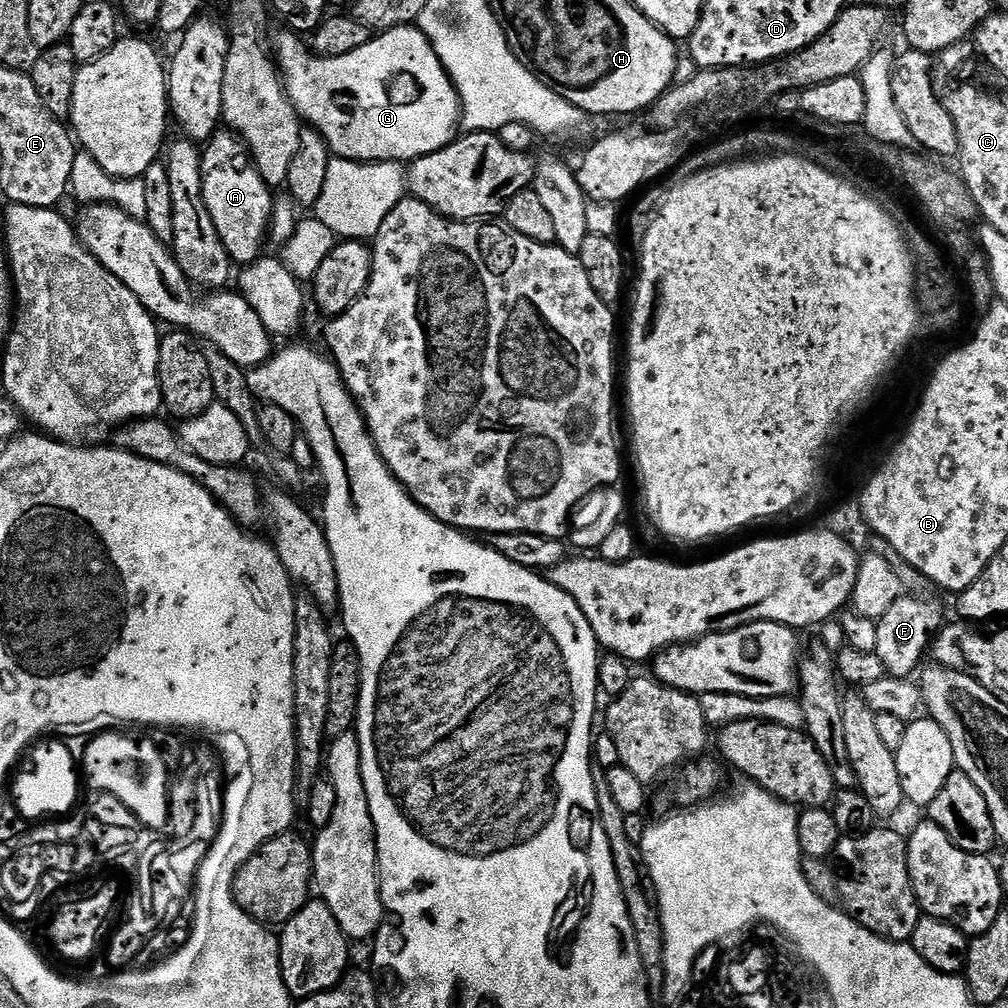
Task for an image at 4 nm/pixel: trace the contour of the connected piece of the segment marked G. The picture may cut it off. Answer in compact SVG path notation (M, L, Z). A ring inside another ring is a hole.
M419 27L389 28L387 32L373 35L372 39L366 42L366 46L358 46L358 50L350 50L350 54L338 54L337 56L317 56L305 41L304 44L300 41L303 39L297 33L291 30L283 31L274 36L274 59L280 69L284 89L287 90L290 102L296 107L296 113L299 114L301 121L305 125L319 130L324 136L324 141L328 143L328 147L337 157L361 162L411 162L420 156L434 154L457 139L456 128L461 127L460 96L457 94L456 87L448 76L444 64L440 61L440 55L434 51L432 43L424 37L424 33Z

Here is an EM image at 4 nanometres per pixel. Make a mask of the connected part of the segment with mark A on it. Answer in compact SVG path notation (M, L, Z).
M217 131L203 145L200 165L204 175L206 208L210 210L210 218L214 218L218 236L222 238L233 265L247 266L261 259L264 240L266 244L270 236L274 192L262 178L248 145L231 131Z

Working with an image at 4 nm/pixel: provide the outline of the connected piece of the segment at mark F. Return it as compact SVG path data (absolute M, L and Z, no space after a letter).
M900 595L898 602L894 602L894 606L890 606L890 610L886 610L886 614L882 614L882 618L876 621L878 646L875 654L882 660L885 673L889 677L915 677L918 669L925 663L924 656L926 660L929 655L934 634L945 623L944 612L934 601L923 600L920 596Z

